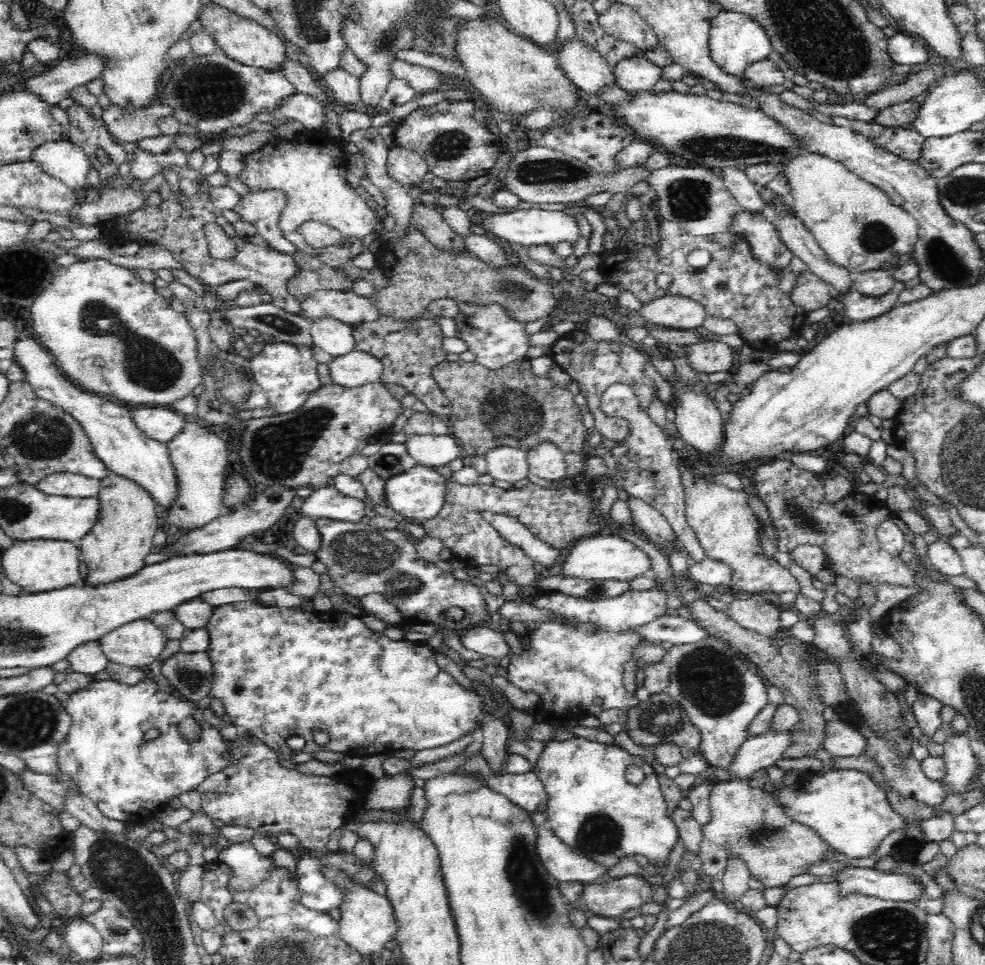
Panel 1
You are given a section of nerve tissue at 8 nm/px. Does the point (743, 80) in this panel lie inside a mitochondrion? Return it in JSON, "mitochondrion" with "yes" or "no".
{"mitochondrion":"no"}

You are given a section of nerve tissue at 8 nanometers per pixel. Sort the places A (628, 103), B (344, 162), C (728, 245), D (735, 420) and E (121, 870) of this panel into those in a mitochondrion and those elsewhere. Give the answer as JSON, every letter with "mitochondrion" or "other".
{"A":"other","B":"other","C":"mitochondrion","D":"other","E":"mitochondrion"}

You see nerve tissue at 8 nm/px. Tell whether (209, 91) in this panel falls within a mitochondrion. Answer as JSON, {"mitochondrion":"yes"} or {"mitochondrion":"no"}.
{"mitochondrion":"yes"}

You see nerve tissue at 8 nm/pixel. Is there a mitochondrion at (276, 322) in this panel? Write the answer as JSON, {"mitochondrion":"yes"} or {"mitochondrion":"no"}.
{"mitochondrion":"yes"}

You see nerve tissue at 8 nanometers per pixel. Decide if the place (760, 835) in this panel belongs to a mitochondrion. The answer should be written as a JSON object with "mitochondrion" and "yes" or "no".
{"mitochondrion":"yes"}

